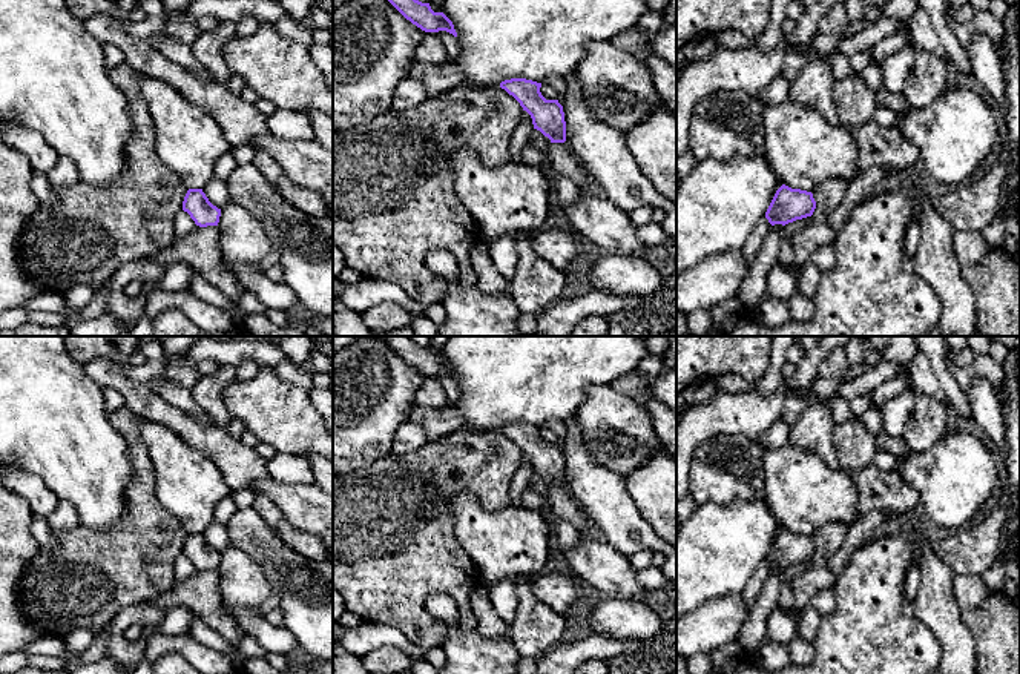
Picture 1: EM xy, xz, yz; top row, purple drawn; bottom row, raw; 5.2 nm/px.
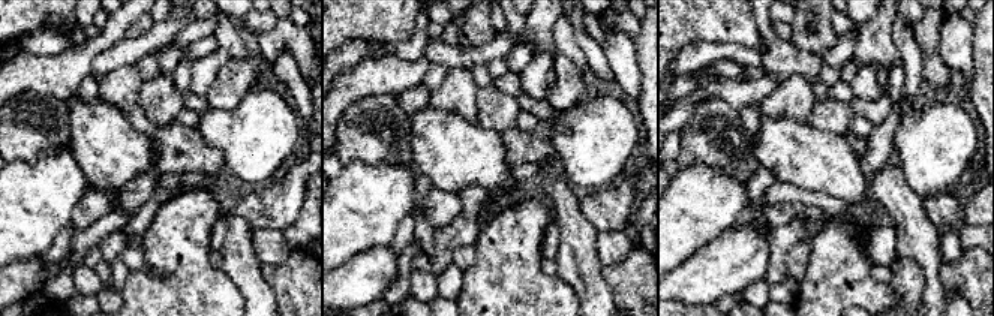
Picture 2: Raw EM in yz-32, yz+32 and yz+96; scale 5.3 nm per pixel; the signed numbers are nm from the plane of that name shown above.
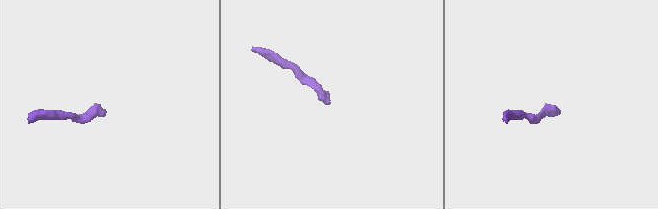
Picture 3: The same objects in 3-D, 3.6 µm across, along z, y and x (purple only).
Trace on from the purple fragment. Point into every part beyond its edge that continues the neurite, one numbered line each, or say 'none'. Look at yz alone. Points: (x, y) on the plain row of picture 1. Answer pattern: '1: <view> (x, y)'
none

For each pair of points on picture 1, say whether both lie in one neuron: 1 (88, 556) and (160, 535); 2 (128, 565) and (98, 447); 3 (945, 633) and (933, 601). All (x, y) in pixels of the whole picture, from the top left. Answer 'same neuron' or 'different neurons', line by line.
1: same neuron
2: different neurons
3: same neuron

